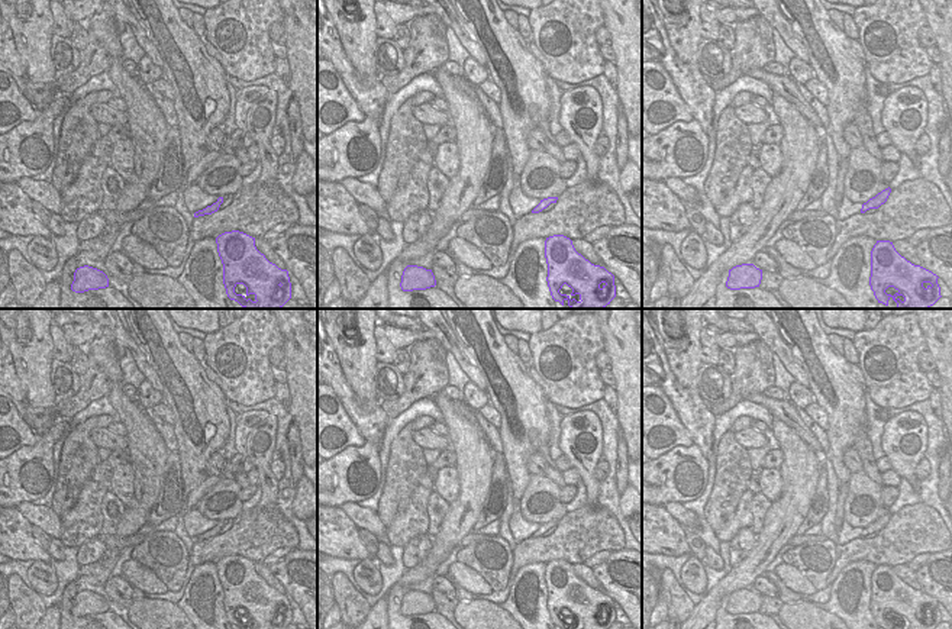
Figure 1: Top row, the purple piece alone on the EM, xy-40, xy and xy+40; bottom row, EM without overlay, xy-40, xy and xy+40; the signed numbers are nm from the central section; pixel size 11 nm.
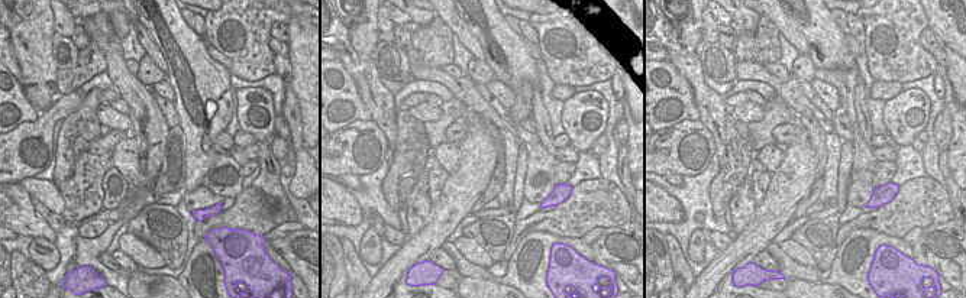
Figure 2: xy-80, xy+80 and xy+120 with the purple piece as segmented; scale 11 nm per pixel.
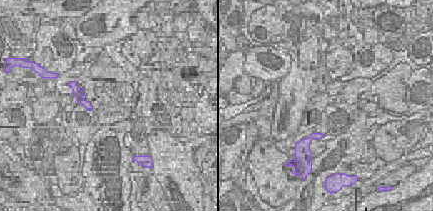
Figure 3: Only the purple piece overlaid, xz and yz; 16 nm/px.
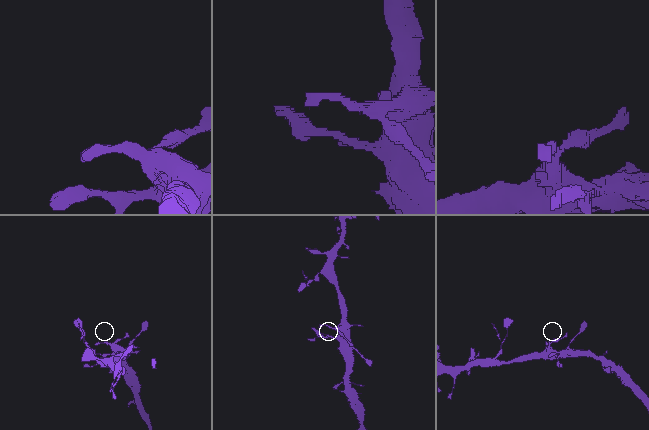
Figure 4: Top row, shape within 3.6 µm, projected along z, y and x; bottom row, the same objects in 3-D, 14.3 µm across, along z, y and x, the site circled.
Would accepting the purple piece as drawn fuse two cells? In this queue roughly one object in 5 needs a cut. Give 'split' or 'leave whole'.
leave whole

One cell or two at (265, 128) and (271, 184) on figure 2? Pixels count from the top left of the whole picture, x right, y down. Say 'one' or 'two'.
one

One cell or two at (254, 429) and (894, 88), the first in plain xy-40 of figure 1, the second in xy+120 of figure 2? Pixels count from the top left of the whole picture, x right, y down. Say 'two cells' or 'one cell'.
two cells

